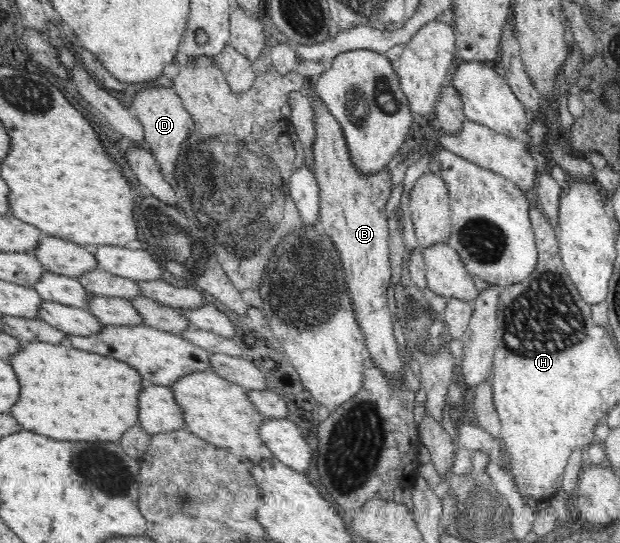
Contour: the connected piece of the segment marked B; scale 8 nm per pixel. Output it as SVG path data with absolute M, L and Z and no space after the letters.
M315 92L313 95L313 108L315 109L316 141L312 148L313 169L316 181L319 185L320 214L318 214L321 232L331 238L336 251L340 254L340 262L345 272L345 283L349 297L351 298L355 319L365 338L365 345L369 352L369 358L391 380L403 380L402 368L404 361L398 349L398 342L393 334L394 323L392 323L392 312L388 306L388 288L390 288L390 252L388 248L389 232L386 217L386 203L390 198L392 186L392 173L388 168L372 175L362 175L358 169L354 169L350 160L350 153L344 131L336 118L330 114L328 109Z

